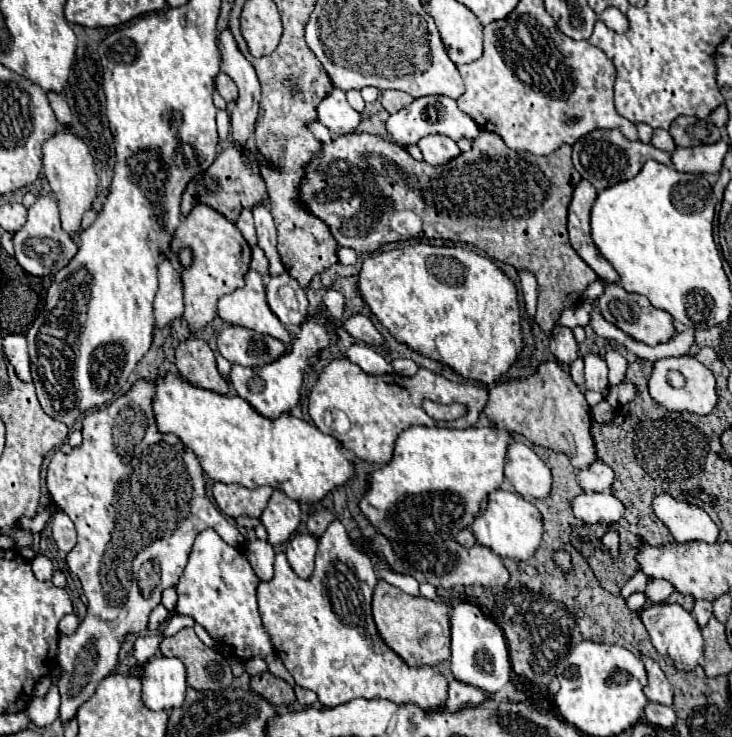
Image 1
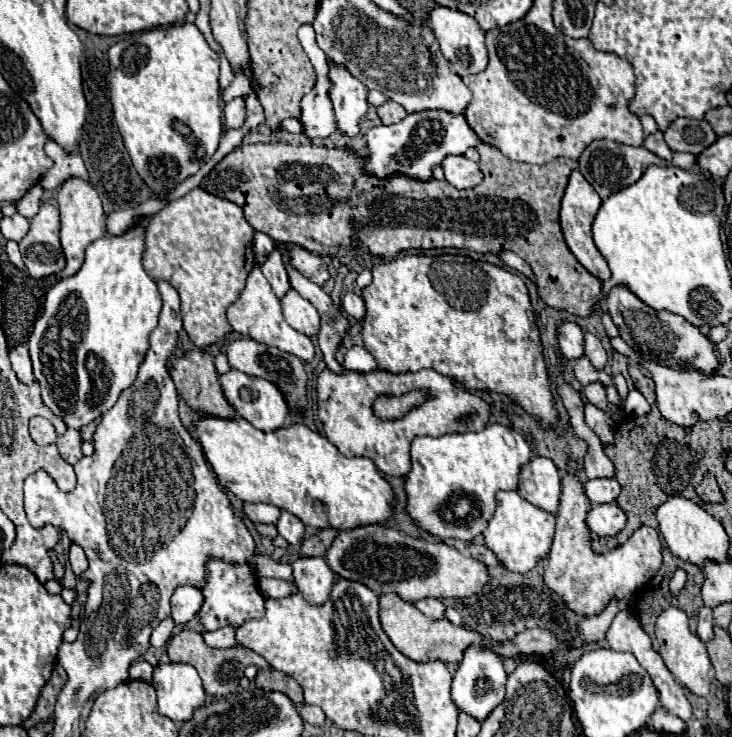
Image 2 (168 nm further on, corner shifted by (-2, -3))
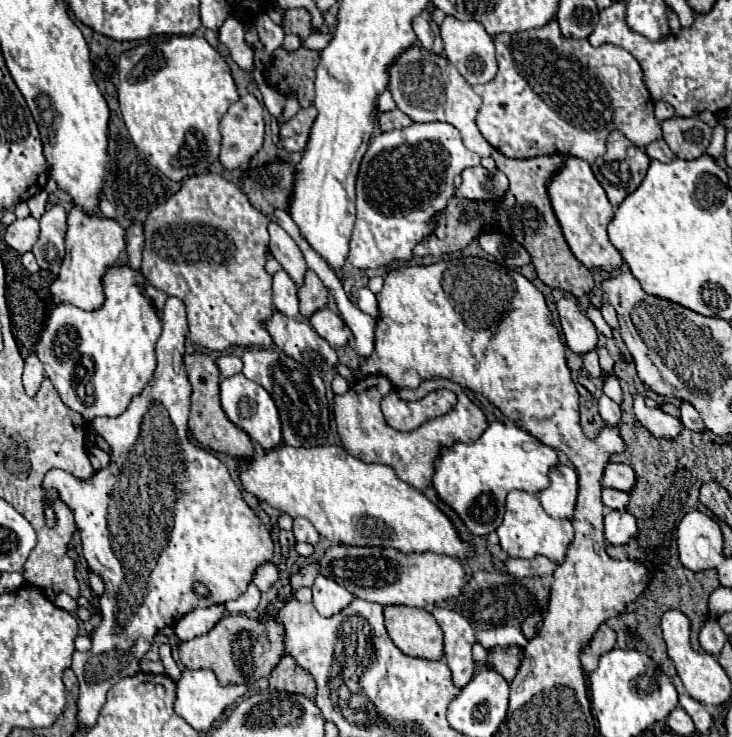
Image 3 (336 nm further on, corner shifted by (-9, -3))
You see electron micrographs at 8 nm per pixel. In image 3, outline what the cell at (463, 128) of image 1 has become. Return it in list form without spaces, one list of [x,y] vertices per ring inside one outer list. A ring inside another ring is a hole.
[[[443,121],[413,123],[399,131],[385,131],[371,139],[369,149],[361,161],[357,179],[357,219],[351,233],[349,261],[357,269],[383,267],[395,259],[411,259],[411,249],[425,235],[431,233],[433,215],[439,213],[447,199],[453,195],[453,179],[463,169],[479,165],[479,155],[469,151],[461,139],[461,133]]]

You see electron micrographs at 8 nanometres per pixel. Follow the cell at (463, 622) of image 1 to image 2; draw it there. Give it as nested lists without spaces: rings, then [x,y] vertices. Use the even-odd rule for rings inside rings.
[[[468,647],[452,681],[452,701],[456,703],[460,713],[472,715],[472,719],[476,721],[484,721],[504,701],[504,687],[506,671],[502,661],[490,649]]]

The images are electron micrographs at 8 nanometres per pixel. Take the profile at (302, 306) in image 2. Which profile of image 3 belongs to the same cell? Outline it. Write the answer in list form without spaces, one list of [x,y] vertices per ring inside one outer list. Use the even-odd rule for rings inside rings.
[[[327,307],[315,311],[307,319],[307,323],[317,331],[319,337],[323,337],[333,347],[335,345],[345,345],[349,341],[349,337],[351,337],[351,329],[345,325],[345,321],[339,319],[339,315],[335,315]]]

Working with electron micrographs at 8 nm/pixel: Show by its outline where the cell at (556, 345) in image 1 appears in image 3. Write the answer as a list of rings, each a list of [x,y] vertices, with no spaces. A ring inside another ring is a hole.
[[[561,299],[557,303],[561,329],[565,335],[567,347],[577,353],[585,355],[597,347],[597,331],[589,317],[575,305],[573,299]]]

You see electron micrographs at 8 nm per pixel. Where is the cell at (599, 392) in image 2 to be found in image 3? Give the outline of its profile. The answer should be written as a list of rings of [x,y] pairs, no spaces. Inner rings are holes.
[[[601,395],[599,397],[599,413],[601,413],[601,417],[603,417],[603,421],[607,423],[607,425],[617,425],[619,423],[619,417],[621,417],[621,409],[619,409],[619,405],[613,401],[613,399],[609,399],[607,395]]]

